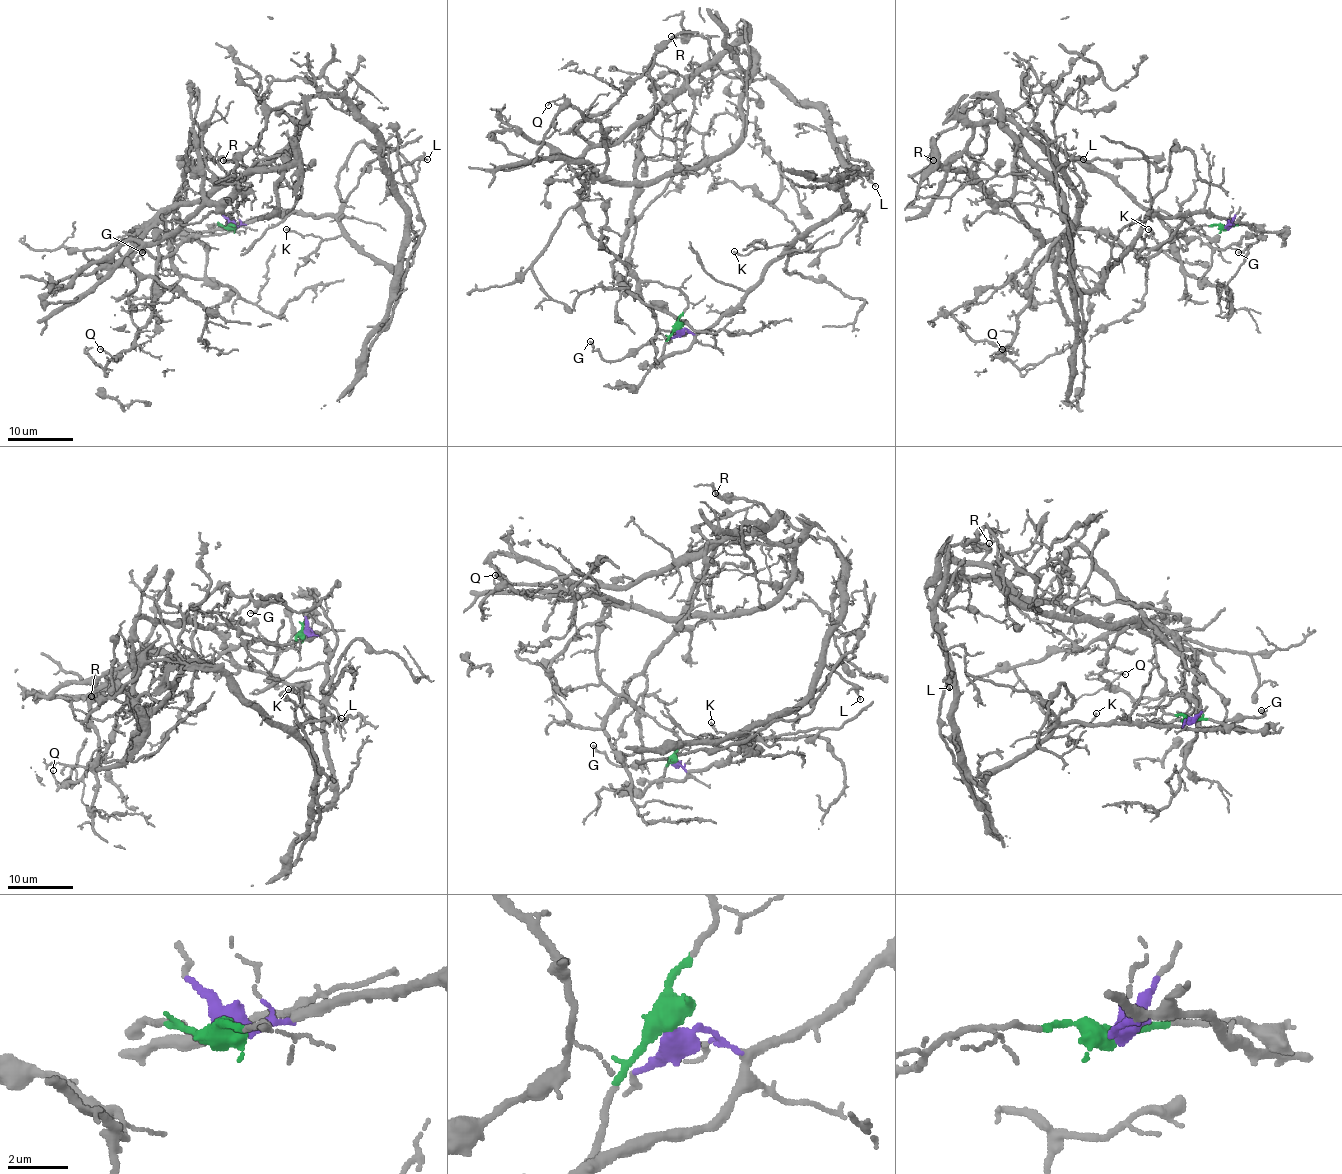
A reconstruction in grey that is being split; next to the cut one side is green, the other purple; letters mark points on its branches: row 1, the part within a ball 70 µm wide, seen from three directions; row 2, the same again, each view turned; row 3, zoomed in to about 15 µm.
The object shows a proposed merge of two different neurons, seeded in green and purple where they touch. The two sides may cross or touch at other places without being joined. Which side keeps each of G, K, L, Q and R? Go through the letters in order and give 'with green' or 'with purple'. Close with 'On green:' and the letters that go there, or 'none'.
G: with green
K: with purple
L: with purple
Q: with green
R: with purple
On green: G, Q

